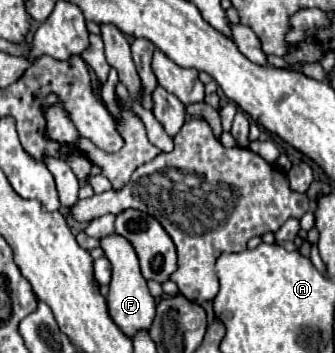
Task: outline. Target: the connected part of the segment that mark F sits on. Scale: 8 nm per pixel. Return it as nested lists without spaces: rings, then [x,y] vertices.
[[[112,233],[100,241],[100,247],[104,249],[108,261],[112,263],[112,283],[110,283],[110,293],[106,297],[108,313],[110,313],[112,321],[128,337],[134,337],[138,331],[148,331],[152,325],[152,317],[156,317],[156,301],[150,295],[148,285],[140,273],[138,257],[136,257],[132,245],[124,237]]]

